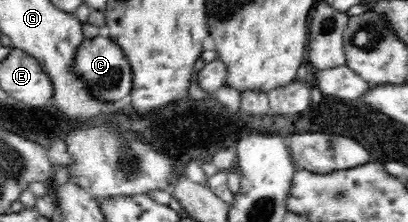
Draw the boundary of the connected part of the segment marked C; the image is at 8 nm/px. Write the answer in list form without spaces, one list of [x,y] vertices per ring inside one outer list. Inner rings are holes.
[[[85,38],[75,50],[72,59],[71,72],[77,79],[82,80],[87,87],[87,93],[99,101],[99,104],[113,104],[131,94],[133,89],[133,70],[122,49],[112,38]]]

